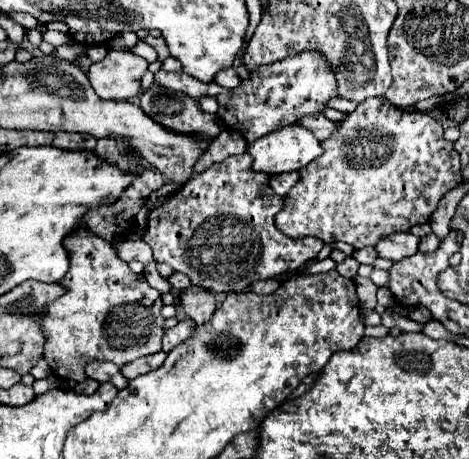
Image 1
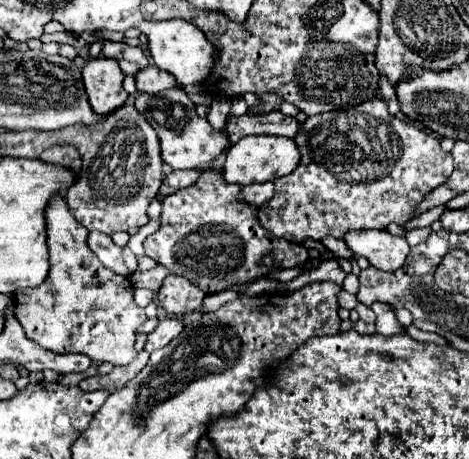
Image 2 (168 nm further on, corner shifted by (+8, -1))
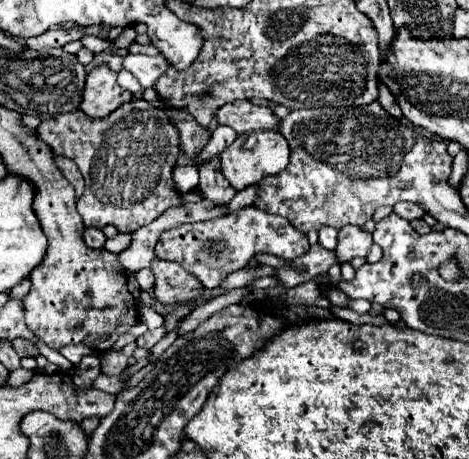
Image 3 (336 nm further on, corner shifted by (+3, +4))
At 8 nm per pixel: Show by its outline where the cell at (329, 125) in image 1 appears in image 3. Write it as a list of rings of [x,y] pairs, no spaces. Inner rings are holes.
[[[237,100],[233,104],[225,104],[217,110],[219,124],[231,126],[237,134],[251,130],[279,130],[281,118],[267,106],[253,104],[249,100]]]

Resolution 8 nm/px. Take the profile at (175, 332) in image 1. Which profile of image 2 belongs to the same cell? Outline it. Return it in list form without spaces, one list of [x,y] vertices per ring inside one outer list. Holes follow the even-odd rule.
[[[162,319],[156,329],[152,333],[148,333],[148,339],[146,339],[146,345],[144,349],[148,353],[156,351],[156,349],[162,349],[166,347],[174,337],[178,337],[184,329],[184,323],[178,321],[178,319]]]

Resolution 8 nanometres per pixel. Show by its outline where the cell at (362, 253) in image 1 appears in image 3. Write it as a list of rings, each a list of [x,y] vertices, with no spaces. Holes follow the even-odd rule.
[[[321,228],[319,230],[319,244],[323,248],[335,250],[337,248],[337,230],[335,228]]]

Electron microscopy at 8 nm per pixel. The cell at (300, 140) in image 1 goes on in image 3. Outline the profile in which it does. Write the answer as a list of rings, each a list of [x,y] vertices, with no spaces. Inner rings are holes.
[[[253,130],[239,134],[237,140],[221,154],[221,172],[231,182],[231,186],[239,190],[263,180],[265,176],[275,176],[277,172],[283,172],[289,164],[289,156],[291,156],[291,148],[281,132]]]

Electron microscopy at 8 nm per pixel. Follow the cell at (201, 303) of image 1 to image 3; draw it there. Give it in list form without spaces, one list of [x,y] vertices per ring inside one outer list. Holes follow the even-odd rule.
[[[155,258],[151,270],[155,274],[155,296],[161,304],[187,304],[203,296],[203,284],[181,266]]]

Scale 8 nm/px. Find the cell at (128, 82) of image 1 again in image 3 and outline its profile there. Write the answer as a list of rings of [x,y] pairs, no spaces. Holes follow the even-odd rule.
[[[101,64],[87,76],[81,110],[89,116],[103,118],[131,98],[133,94],[117,84],[117,72],[113,72],[107,64]]]

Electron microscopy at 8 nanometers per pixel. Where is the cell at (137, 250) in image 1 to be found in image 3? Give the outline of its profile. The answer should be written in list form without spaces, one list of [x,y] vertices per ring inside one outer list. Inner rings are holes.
[[[87,228],[85,230],[85,234],[83,234],[83,238],[85,238],[85,244],[89,246],[89,248],[103,248],[103,244],[105,244],[105,234],[99,230],[99,228]]]

